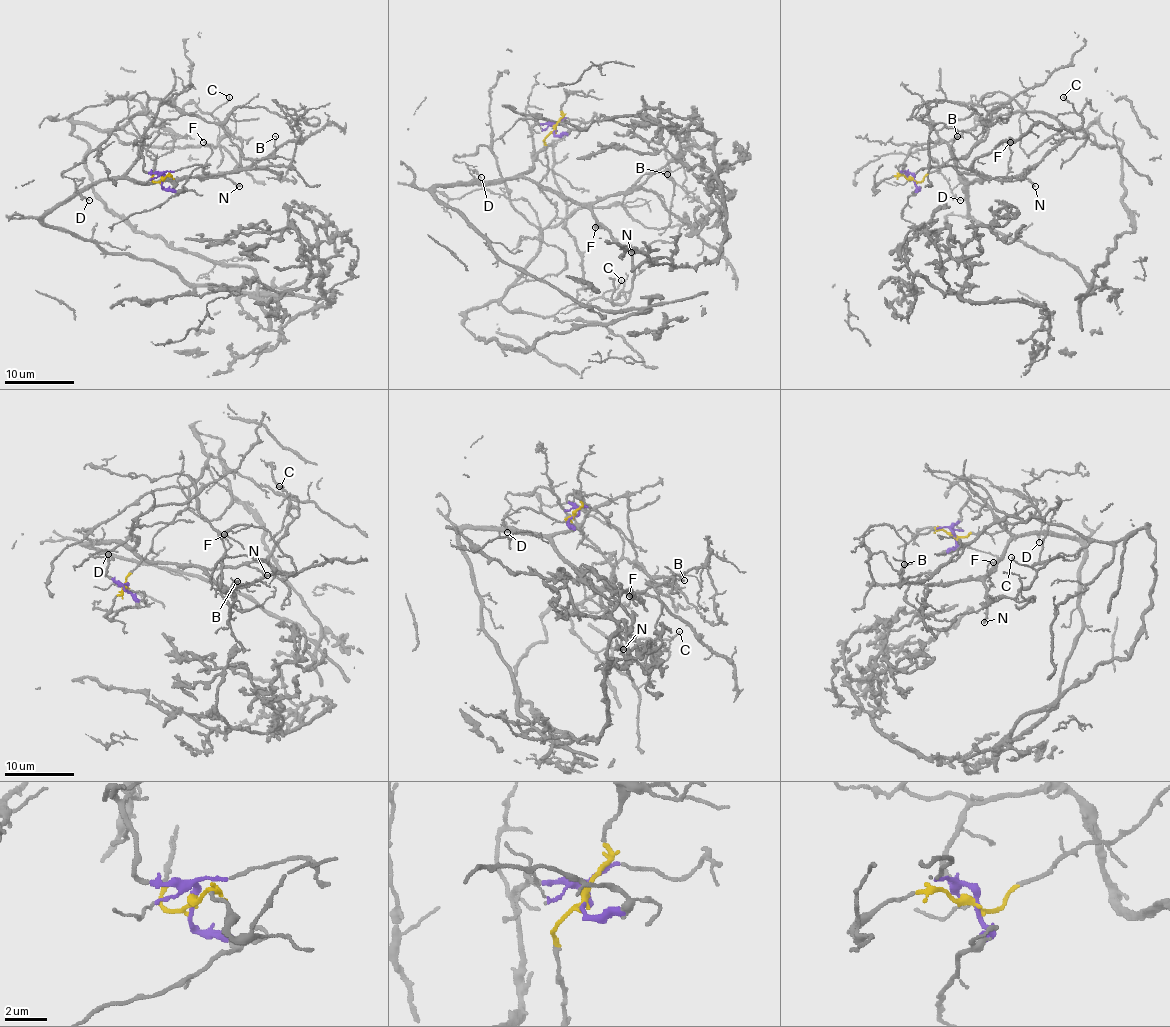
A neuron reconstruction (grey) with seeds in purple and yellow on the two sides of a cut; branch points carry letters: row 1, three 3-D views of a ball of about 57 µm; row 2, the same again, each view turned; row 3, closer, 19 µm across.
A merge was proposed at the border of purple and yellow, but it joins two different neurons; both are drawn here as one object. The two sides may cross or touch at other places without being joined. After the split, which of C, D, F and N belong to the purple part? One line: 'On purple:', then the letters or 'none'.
On purple: C, F, N

